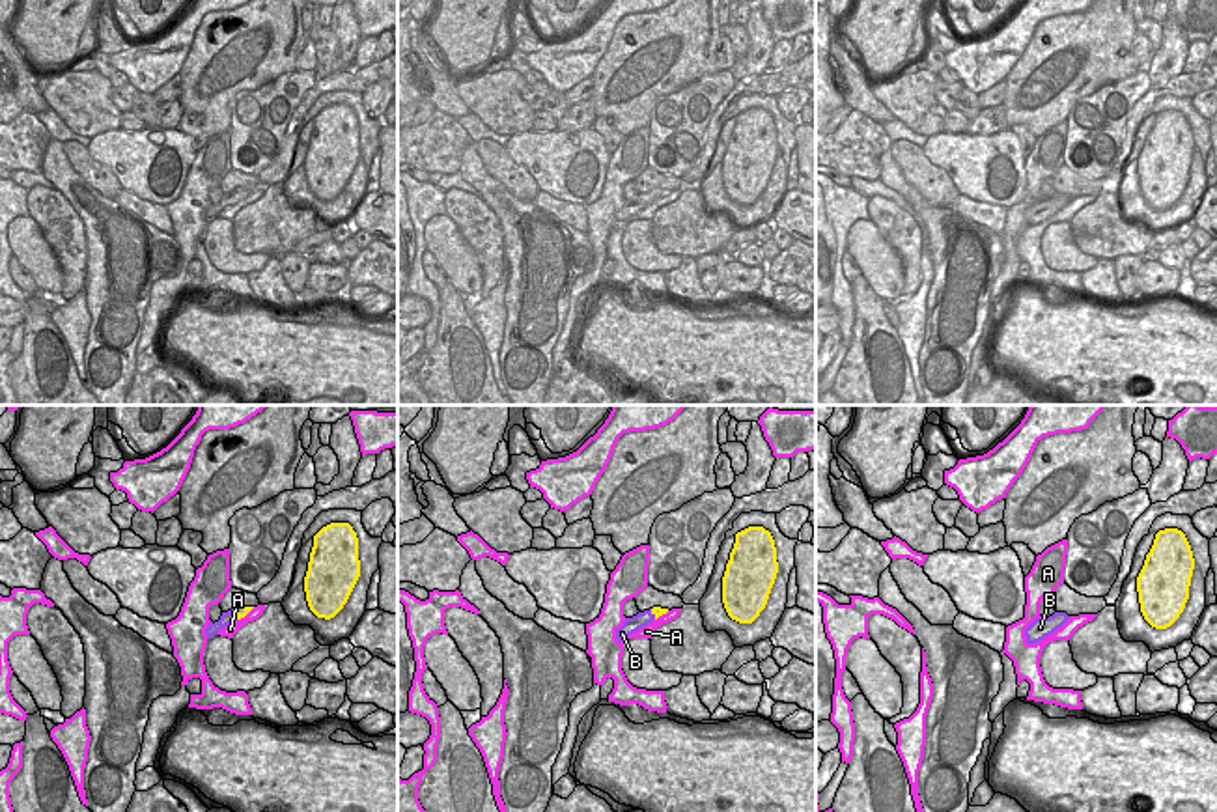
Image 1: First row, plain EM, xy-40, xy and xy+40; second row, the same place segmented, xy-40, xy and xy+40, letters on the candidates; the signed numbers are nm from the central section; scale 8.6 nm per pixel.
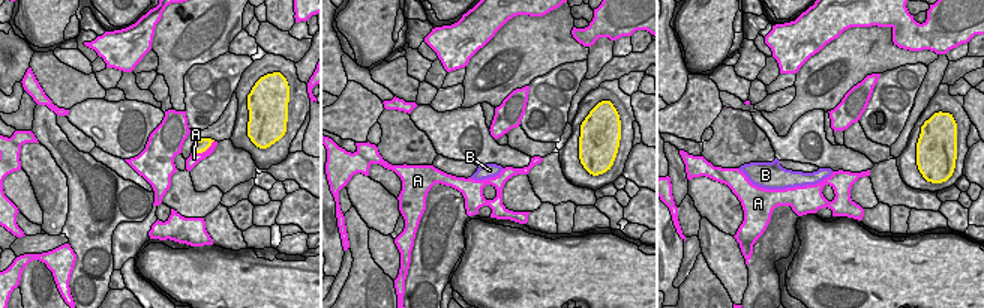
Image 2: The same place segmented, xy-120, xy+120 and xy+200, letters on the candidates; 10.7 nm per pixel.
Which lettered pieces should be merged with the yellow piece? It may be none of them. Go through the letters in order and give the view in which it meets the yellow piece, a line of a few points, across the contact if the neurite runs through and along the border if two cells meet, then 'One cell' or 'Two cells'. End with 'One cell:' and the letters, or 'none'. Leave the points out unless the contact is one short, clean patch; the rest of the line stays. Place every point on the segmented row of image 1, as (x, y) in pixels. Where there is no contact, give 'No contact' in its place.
A: Touches yellow in xy-40. Two cells
B: Touches yellow in xy-40. Line: xy-40 (232, 609), (237, 620). Two cells
One cell: none

